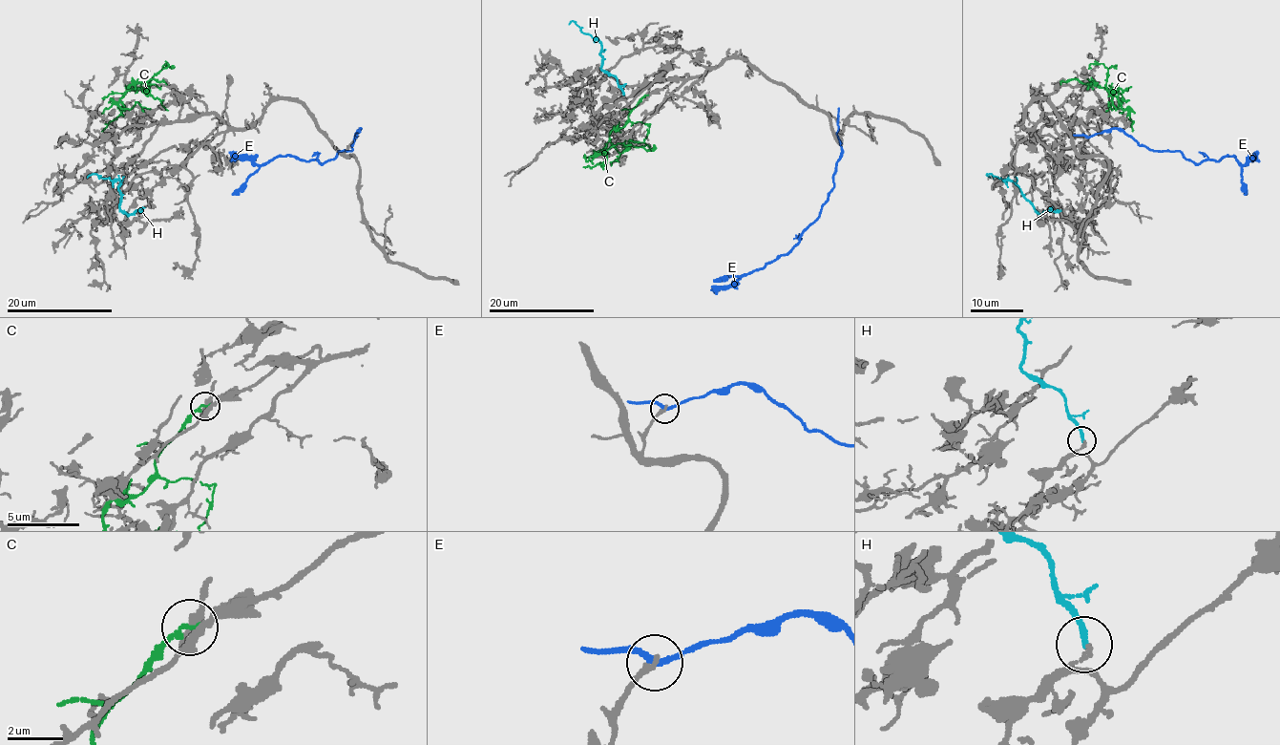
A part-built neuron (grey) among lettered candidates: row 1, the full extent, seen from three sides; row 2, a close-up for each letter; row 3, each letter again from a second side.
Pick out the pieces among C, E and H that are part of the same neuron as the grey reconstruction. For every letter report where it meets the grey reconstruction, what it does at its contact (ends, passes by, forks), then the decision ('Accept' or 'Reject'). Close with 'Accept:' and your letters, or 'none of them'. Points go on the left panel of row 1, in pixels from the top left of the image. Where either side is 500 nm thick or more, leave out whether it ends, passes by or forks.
C: Touches grey at (164, 82). It ends there. Reject
E: Touches grey at (356, 137). It passes by. Reject
H: Touches grey at (141, 211). It ends there. Reject
Accept: none of them

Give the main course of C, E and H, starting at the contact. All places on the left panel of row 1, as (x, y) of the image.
C: (165, 82), (149, 79), (146, 83), (134, 82), (128, 87), (146, 90), (149, 81), (162, 69)
E: (356, 138), (351, 149), (339, 151), (323, 163), (292, 156), (273, 158), (232, 194)
H: (141, 211), (127, 214), (120, 208), (119, 180), (92, 174), (87, 177)

